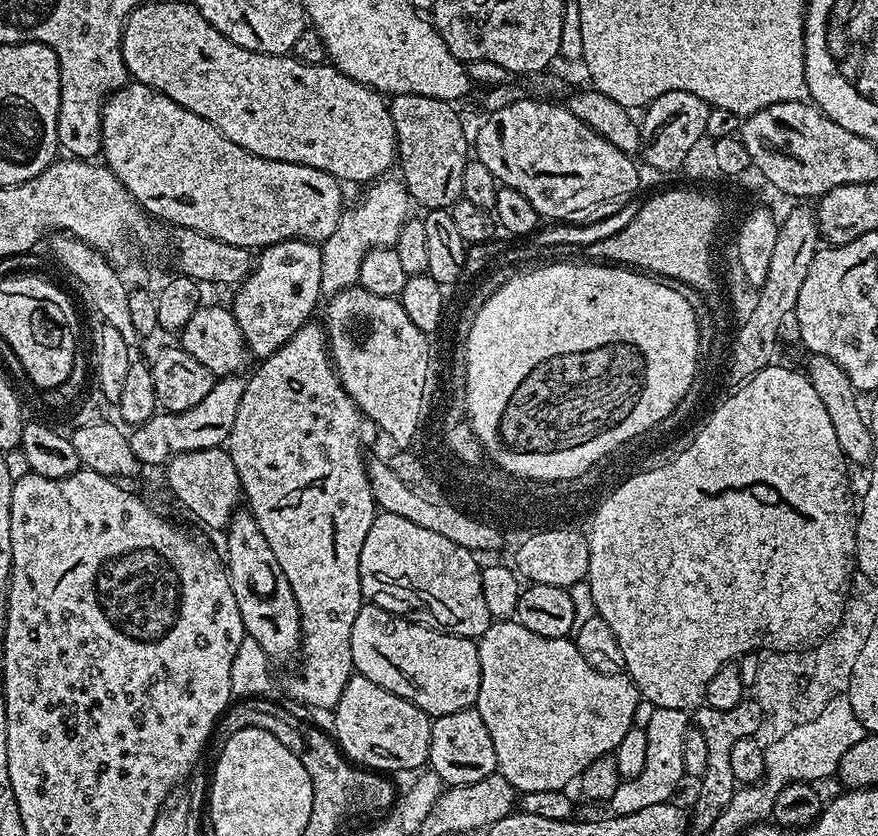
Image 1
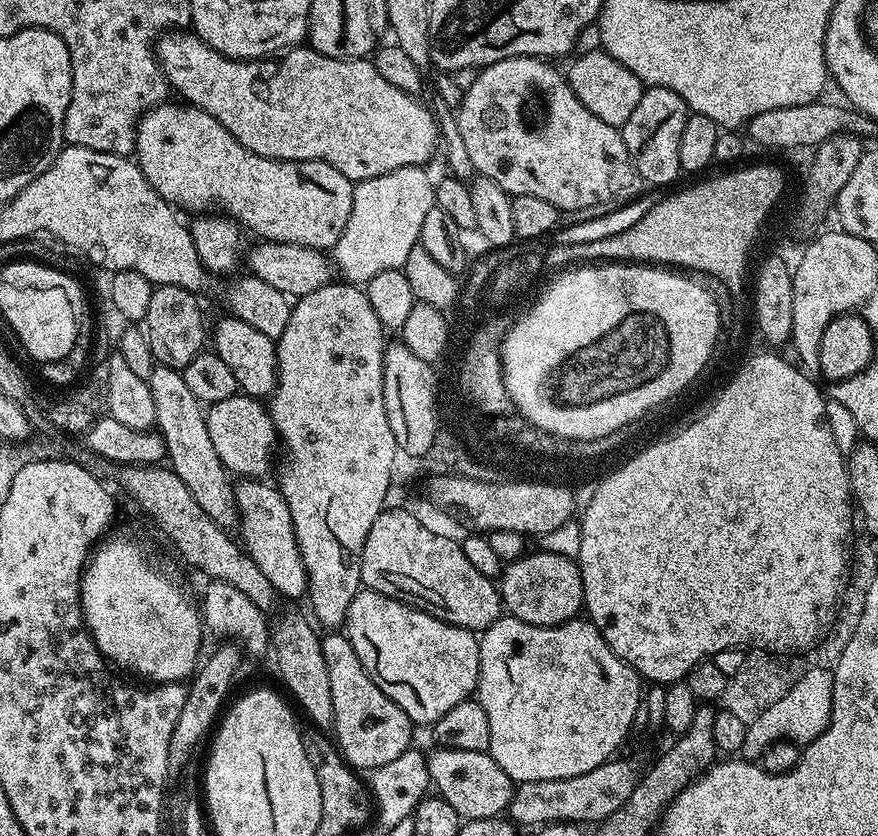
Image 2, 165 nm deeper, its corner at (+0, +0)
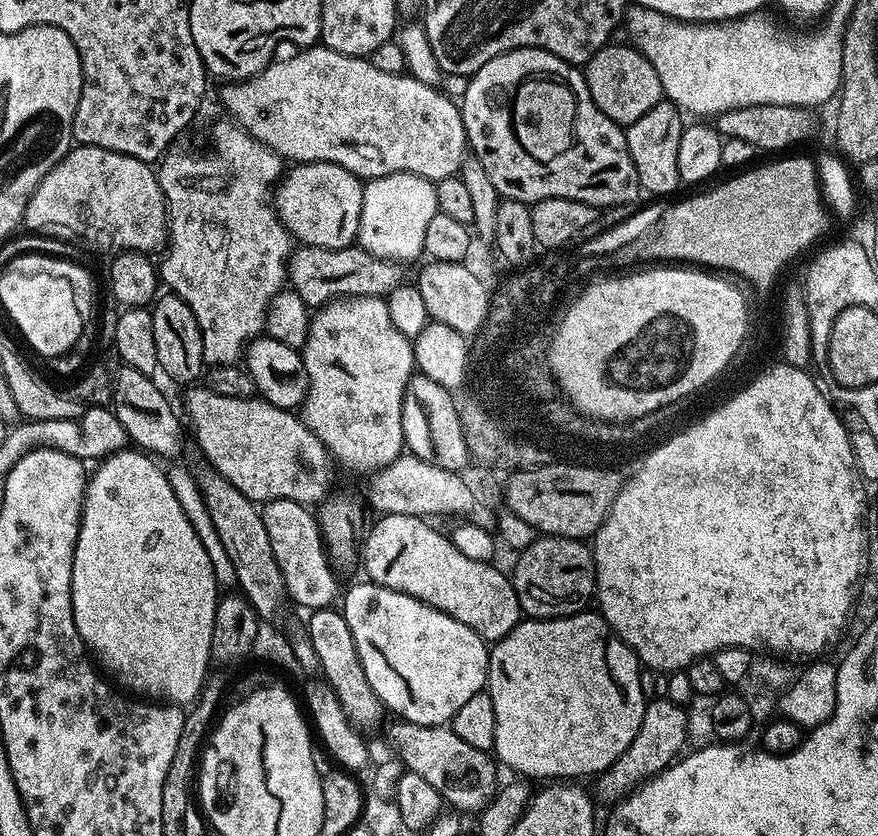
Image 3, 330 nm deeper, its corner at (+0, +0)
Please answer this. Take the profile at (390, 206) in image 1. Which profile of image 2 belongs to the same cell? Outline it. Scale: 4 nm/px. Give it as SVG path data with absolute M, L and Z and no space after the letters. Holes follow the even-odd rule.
M400 167L388 175L359 181L352 190L350 218L330 250L330 260L343 281L355 285L366 284L368 280L382 270L401 269L413 245L419 243L422 222L426 214L435 205L435 187L432 178L423 167Z

